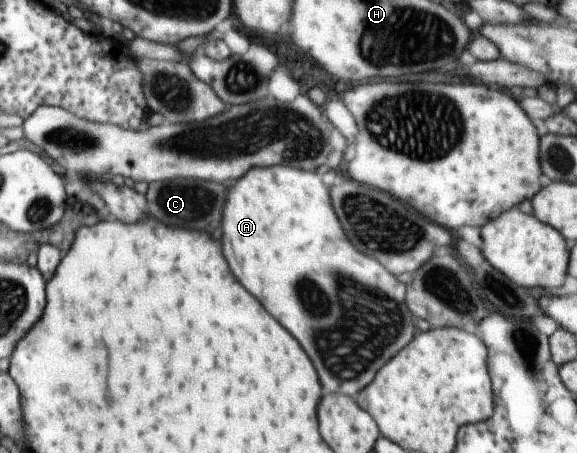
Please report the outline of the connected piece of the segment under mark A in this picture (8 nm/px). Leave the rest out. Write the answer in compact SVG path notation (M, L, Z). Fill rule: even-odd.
M282 165L250 169L232 185L232 189L228 189L222 211L224 241L220 241L220 245L224 245L224 257L228 257L232 273L236 273L236 279L244 289L256 293L262 307L300 343L318 373L324 394L340 393L354 397L373 381L374 371L412 339L412 315L402 301L404 284L382 269L380 263L358 253L350 245L332 211L328 189L324 191L322 181L314 177L314 173ZM328 347L334 347L334 351L328 353Z

